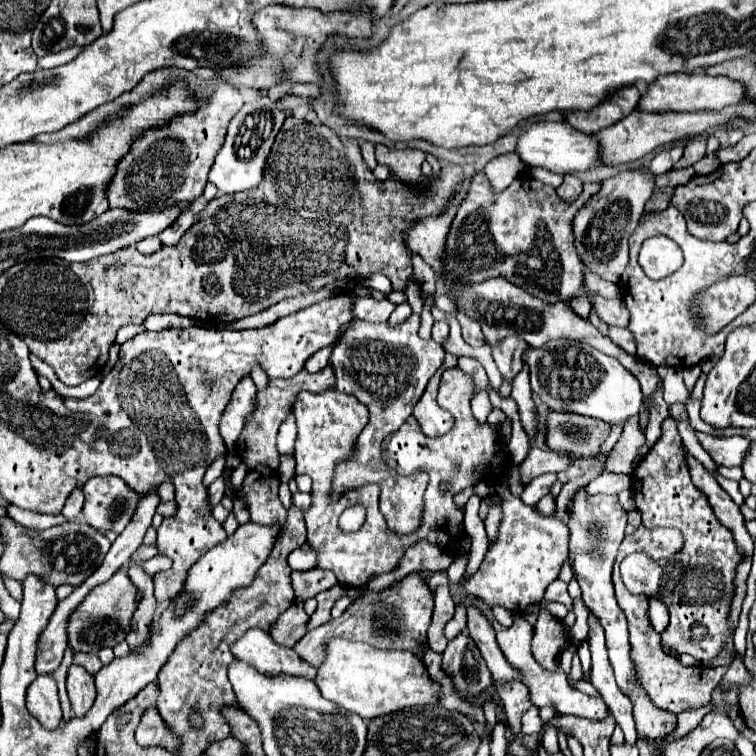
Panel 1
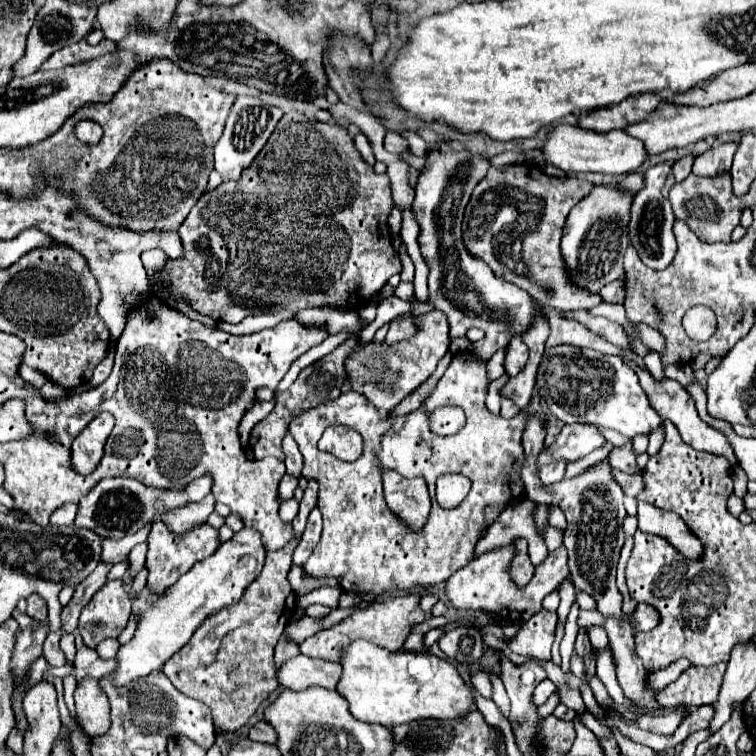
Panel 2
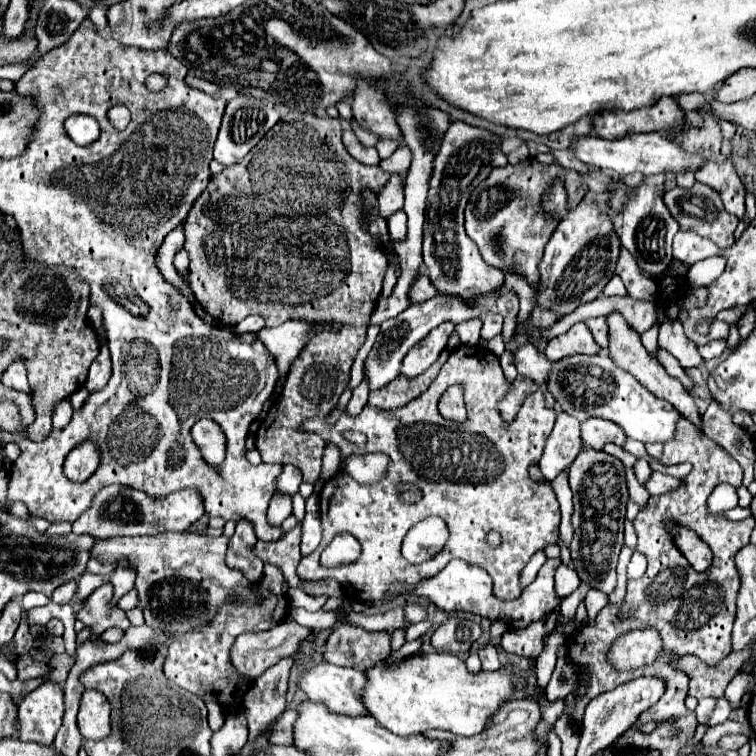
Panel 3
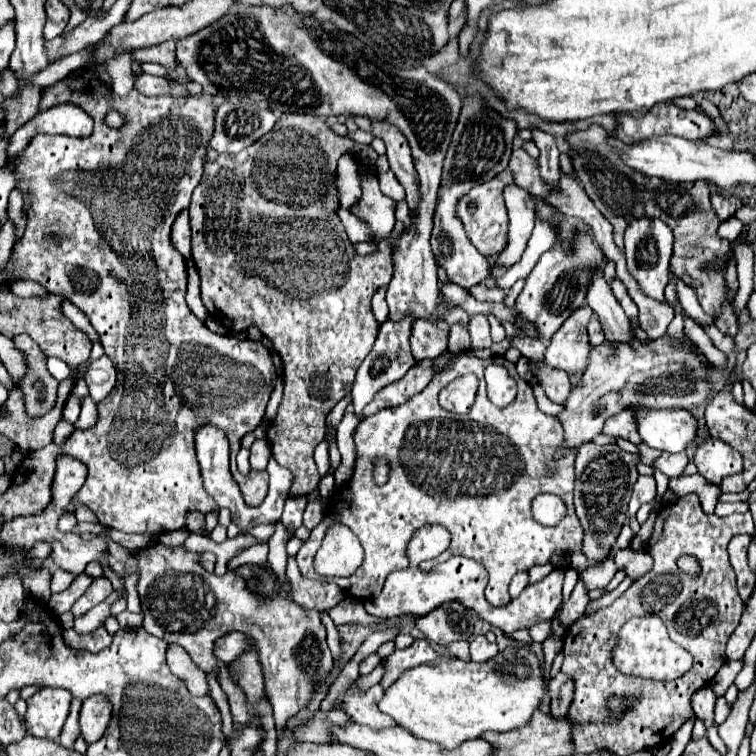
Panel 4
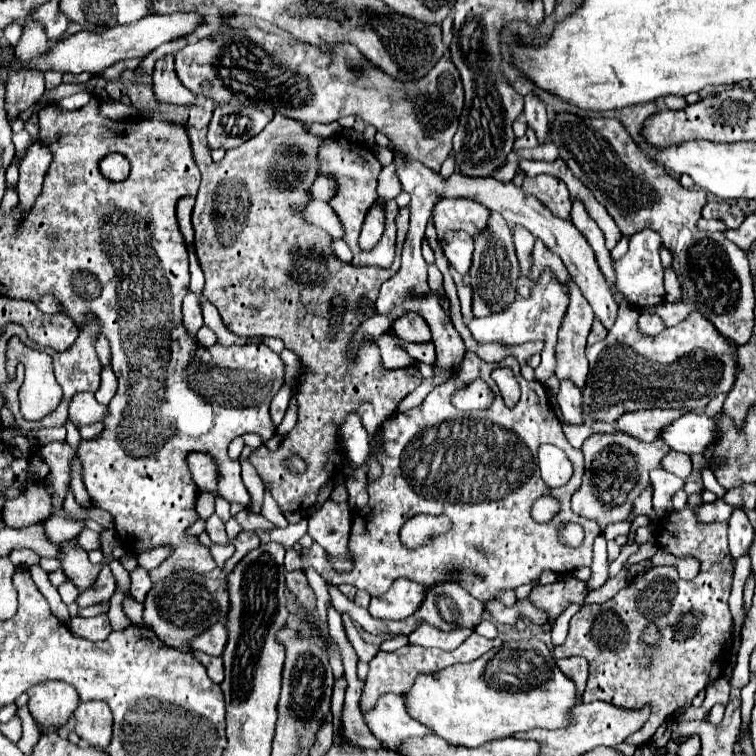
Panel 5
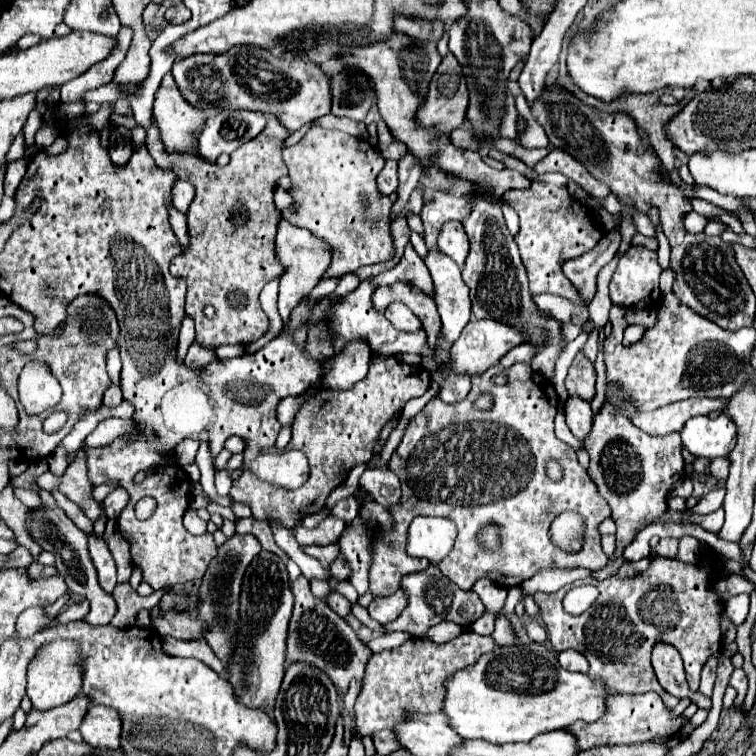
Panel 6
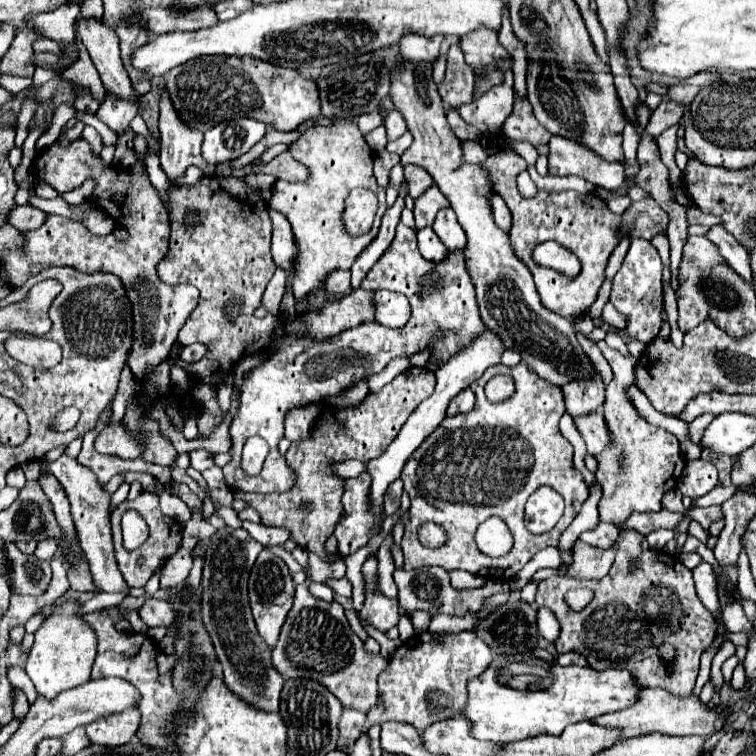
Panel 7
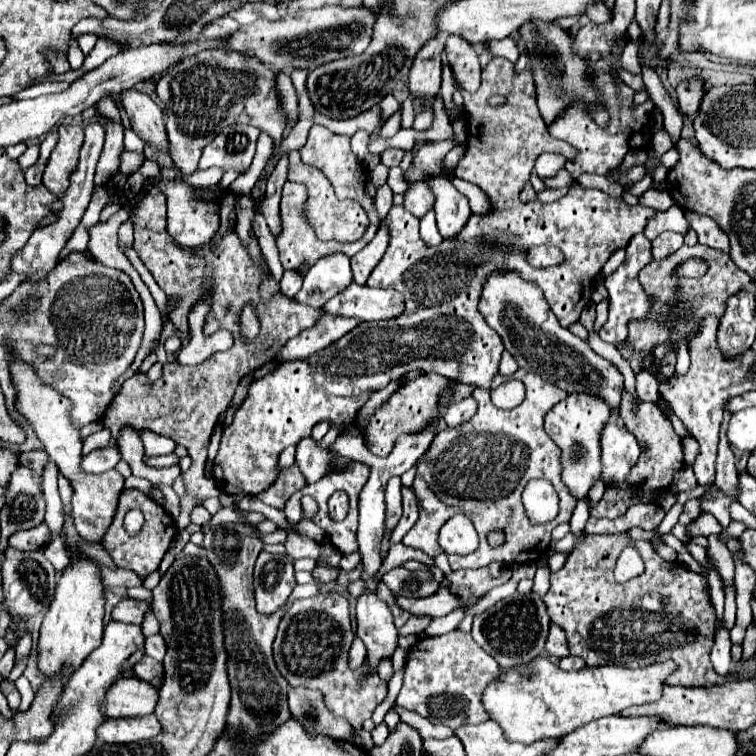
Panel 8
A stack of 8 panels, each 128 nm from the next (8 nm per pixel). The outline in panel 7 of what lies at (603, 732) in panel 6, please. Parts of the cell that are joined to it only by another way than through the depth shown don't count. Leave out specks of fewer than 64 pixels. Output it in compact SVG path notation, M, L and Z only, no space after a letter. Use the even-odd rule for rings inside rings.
M644 688L638 692L638 702L634 702L632 706L606 716L598 716L592 722L604 728L618 728L620 740L628 740L652 732L670 734L670 736L712 736L714 728L726 722L726 714L720 708L708 710L696 696L676 698L662 688Z

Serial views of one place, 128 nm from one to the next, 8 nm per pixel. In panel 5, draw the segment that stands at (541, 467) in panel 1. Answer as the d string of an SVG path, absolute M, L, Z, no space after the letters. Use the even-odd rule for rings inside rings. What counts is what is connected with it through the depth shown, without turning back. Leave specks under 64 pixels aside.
M636 410L626 412L616 420L616 428L644 442L658 438L658 426L666 426L670 418L678 418L678 410Z

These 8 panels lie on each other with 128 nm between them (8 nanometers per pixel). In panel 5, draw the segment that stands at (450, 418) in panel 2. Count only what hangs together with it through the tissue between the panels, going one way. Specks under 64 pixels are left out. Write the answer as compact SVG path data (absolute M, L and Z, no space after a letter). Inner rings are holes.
M472 380L462 390L454 392L452 404L458 406L458 410L474 412L474 410L486 410L492 402L492 390L484 380Z

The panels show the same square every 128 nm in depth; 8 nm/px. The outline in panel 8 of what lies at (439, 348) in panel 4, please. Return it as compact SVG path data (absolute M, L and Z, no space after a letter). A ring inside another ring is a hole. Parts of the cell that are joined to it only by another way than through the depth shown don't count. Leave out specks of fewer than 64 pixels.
M352 282L344 294L328 300L324 304L324 310L338 316L362 318L368 322L392 320L404 312L404 296L396 290L368 288Z

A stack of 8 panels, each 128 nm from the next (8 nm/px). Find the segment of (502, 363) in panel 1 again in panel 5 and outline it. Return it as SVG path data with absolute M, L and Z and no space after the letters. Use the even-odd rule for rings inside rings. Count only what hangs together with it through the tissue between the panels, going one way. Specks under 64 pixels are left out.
M562 380L560 382L556 400L558 400L558 406L560 406L564 418L570 424L584 422L584 418L582 418L582 394L570 380Z

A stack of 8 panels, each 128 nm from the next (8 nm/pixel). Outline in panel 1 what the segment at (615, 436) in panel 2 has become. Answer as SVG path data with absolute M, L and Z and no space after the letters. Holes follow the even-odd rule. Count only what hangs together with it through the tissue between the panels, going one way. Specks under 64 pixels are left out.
M548 410L546 446L560 454L590 460L600 452L602 442L610 434L610 424L598 418Z

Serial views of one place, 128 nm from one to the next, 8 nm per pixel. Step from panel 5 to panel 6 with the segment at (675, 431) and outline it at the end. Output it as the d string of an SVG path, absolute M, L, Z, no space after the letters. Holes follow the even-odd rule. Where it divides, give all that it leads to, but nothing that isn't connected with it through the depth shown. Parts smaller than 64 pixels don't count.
M726 414L714 420L708 416L694 416L682 426L680 436L684 448L694 456L728 456L734 448L734 422L730 422Z

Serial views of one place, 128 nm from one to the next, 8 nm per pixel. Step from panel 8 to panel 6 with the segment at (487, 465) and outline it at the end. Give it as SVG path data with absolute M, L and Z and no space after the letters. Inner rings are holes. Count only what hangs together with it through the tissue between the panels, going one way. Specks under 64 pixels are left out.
M514 364L504 372L508 374L506 386L492 384L488 368L484 374L472 378L472 390L462 402L446 404L436 396L422 412L410 418L394 450L394 460L388 462L388 468L402 482L400 502L388 508L394 526L392 530L380 528L380 538L372 542L368 578L370 592L376 598L394 594L406 574L422 572L430 566L428 558L404 554L404 534L414 516L444 516L458 526L452 552L436 566L462 590L472 590L474 582L480 578L494 582L502 578L502 586L518 586L542 568L598 570L608 564L608 556L600 546L598 526L604 518L610 518L610 508L598 498L598 488L578 464L576 452L554 436L554 416L558 408L554 386L528 364ZM480 392L490 392L494 396L494 408L490 412L472 406ZM434 430L442 430L434 442L418 442L422 434L434 434ZM550 458L558 460L564 468L564 478L560 482L546 476L546 462ZM564 510L574 510L586 520L584 548L580 554L566 554L550 542L550 522ZM486 524L496 524L500 528L498 550L486 550L476 540Z

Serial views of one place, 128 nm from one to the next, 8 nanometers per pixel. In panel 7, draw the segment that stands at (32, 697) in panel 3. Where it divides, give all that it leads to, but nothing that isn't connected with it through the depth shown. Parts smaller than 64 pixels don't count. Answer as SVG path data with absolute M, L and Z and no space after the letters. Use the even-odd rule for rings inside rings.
M66 602L52 616L48 616L36 632L34 646L28 654L26 674L34 682L38 696L44 696L48 700L56 698L64 690L76 688L90 680L90 670L96 658L96 638L90 626L86 626L86 622L76 616L76 608L76 602Z

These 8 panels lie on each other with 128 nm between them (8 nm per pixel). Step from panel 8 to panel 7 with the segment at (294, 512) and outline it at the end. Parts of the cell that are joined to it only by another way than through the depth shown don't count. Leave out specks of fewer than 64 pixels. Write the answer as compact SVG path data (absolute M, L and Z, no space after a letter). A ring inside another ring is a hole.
M360 474L358 478L344 482L342 504L346 510L346 518L334 530L340 556L354 554L372 536L372 526L376 520L372 518L372 510L368 508L370 484L372 482L368 474Z

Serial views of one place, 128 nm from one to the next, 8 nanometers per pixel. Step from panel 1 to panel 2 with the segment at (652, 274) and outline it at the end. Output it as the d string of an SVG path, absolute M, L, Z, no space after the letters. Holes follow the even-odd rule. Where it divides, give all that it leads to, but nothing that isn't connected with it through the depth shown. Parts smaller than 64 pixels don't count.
M662 162L656 166L650 166L646 170L646 188L640 190L634 198L634 206L632 206L632 220L628 226L628 234L630 234L630 244L638 250L640 260L652 268L652 270L664 270L672 264L674 256L676 256L676 238L672 232L672 222L674 222L674 214L670 204L662 204L664 198L660 194L660 188L666 182L666 176L670 174L674 162Z

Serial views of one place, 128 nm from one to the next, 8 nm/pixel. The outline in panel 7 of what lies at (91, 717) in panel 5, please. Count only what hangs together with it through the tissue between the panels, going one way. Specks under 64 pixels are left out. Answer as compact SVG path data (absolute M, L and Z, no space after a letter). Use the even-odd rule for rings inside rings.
M134 708L108 714L86 726L90 742L100 746L128 744L136 736L136 730L138 730L138 710Z

